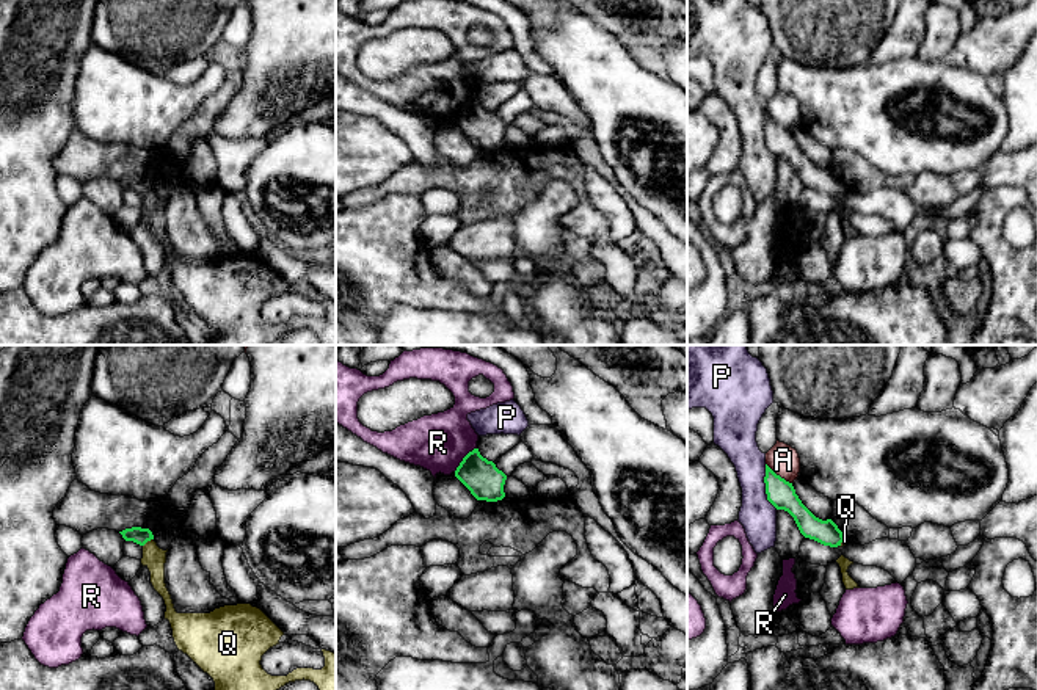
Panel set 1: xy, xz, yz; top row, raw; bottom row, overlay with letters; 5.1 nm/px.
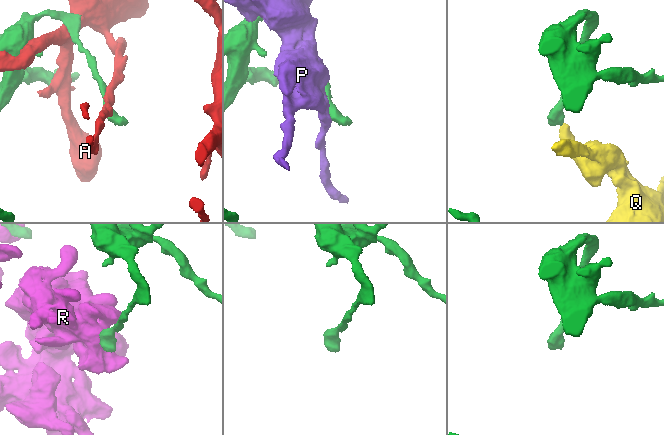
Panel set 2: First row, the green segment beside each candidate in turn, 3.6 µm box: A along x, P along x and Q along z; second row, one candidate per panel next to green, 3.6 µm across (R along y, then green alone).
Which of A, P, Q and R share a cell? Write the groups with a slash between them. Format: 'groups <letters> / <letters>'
groups A / P / Q / R

